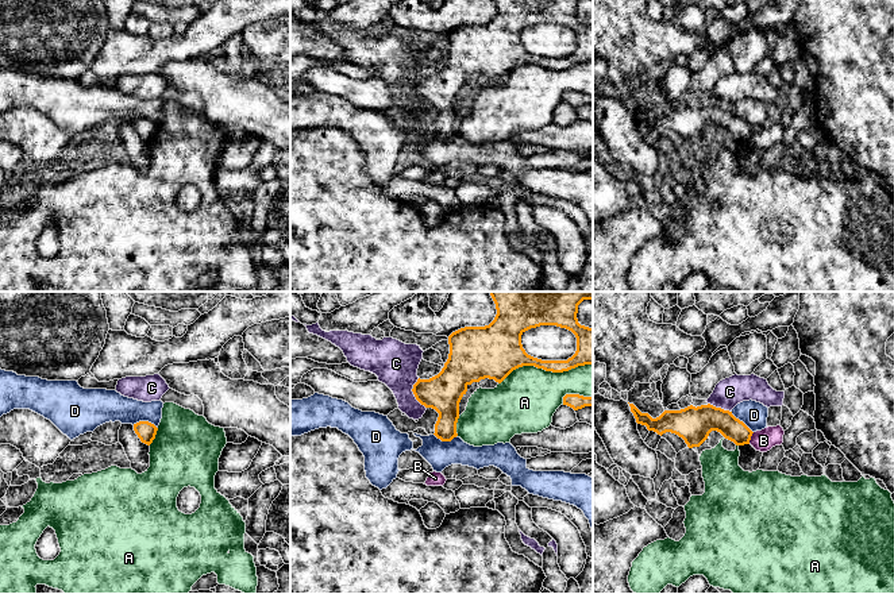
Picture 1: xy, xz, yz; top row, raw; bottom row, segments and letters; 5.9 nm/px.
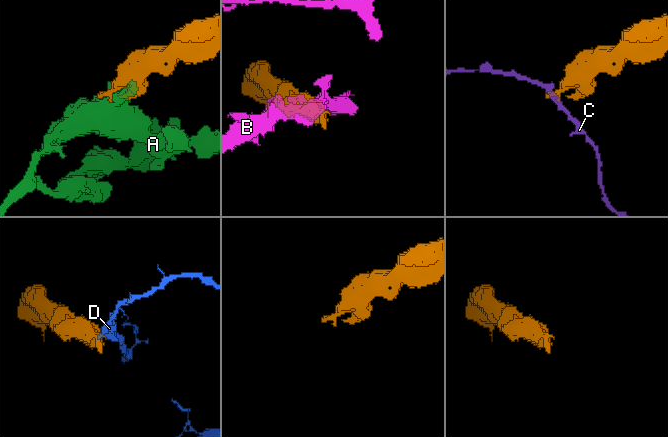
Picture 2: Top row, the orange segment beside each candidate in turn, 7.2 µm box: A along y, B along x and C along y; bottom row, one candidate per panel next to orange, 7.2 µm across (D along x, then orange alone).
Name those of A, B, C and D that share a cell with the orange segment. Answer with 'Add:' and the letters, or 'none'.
Add: none

